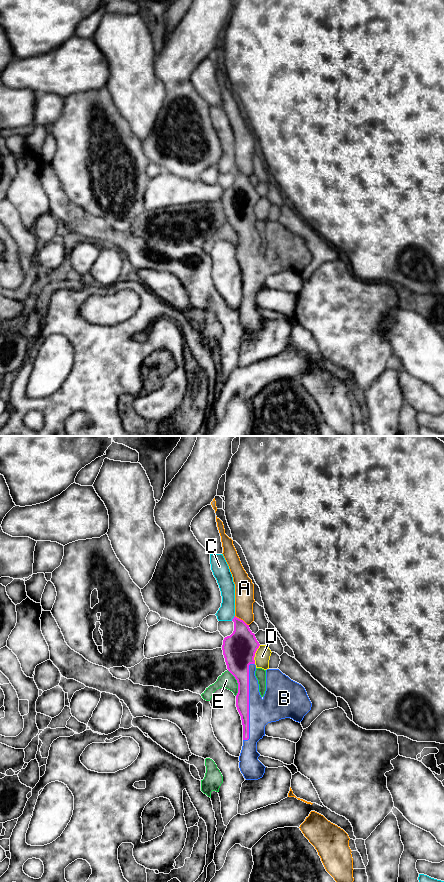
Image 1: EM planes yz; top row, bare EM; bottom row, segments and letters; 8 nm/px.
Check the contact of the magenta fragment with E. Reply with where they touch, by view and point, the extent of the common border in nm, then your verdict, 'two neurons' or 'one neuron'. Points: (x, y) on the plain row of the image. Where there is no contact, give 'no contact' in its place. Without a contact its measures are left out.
meets magenta in yz at (237, 234); contact 220 nm long; two neurons

